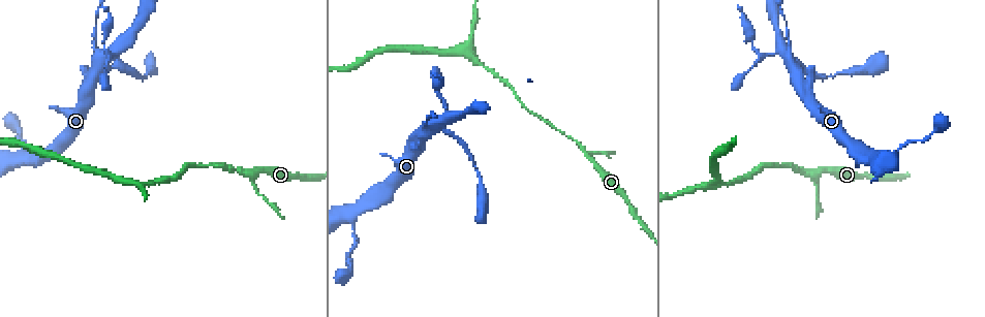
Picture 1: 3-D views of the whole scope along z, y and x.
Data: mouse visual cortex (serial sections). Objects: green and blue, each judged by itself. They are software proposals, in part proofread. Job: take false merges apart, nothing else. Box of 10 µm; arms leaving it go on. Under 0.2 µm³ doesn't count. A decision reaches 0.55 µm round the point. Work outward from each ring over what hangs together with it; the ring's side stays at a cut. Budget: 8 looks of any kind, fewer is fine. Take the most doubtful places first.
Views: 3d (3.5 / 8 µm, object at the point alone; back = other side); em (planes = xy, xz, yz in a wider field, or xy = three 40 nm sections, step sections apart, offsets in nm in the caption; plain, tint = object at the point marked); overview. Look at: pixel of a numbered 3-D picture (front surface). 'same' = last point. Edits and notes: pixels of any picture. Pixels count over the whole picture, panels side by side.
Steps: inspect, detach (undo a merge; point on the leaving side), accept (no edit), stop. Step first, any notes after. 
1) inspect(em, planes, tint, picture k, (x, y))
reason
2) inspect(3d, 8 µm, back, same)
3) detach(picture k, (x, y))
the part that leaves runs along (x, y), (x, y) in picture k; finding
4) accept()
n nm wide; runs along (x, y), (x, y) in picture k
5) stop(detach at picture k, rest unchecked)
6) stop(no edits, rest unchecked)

inspect(3d, 3.5 µm, picture 1, (795, 67))

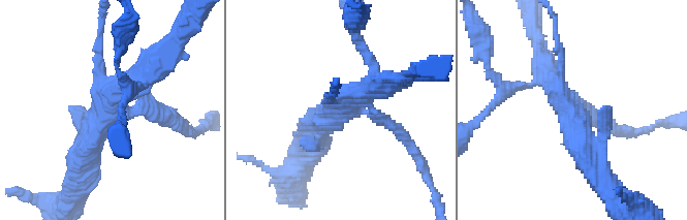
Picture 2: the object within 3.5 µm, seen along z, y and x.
accept()
arms of 150, 200, 350, 400 nm; all the same cell

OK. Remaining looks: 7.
inspect(3d, 8 µm, picture 1, (473, 61))
side arm on a straight run

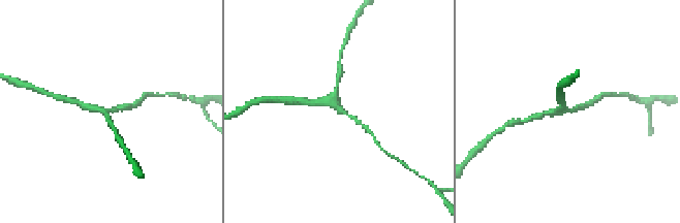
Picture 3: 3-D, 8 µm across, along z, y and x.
inspect(3d, 3.5 µm, same)
closer look

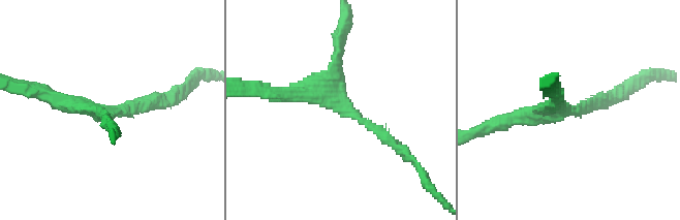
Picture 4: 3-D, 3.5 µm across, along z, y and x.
inspect(em, xy, step 2, tint, picture 4, (338, 109))

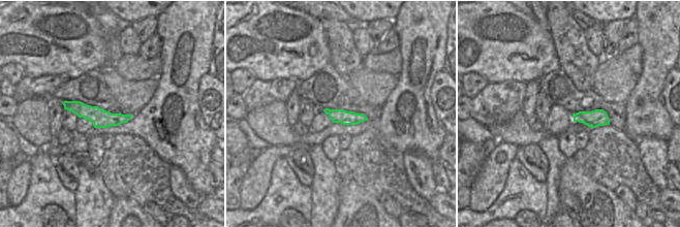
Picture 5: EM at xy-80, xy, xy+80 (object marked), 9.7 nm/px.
accept()
arms of 150, 150, 250 nm; runs along (66, 103), (99, 118), (127, 117) in picture 5; continuous, no second cell

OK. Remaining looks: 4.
inspect(3d, 3.5 µm, back, picture 1, (347, 214))
a fork

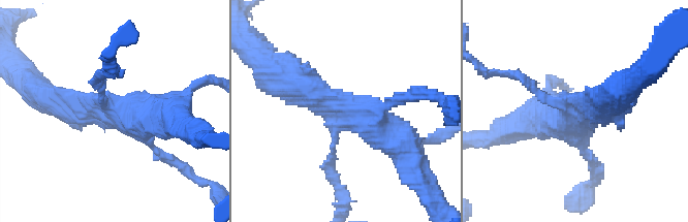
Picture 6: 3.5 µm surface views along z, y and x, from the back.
inspect(em, planes, tint, picture 6, (577, 108))

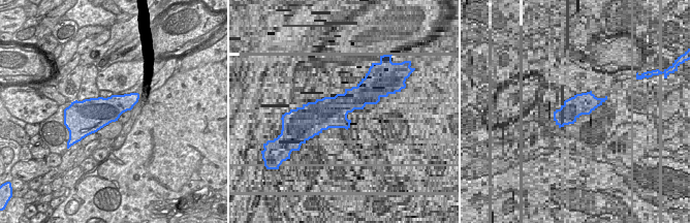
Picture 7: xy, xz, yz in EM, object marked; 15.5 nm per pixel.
inspect(em, xy, step 3, tint, same)
cut it another way

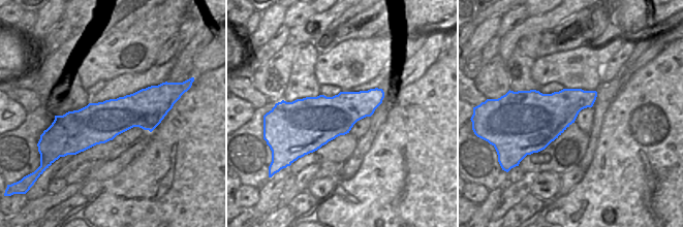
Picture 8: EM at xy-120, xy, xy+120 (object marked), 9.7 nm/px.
accept()
460 nm wide; runs along (286, 80), (343, 112), (331, 167) in picture 6; one cell here

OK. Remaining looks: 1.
stop(no edits, rest unchecked)

